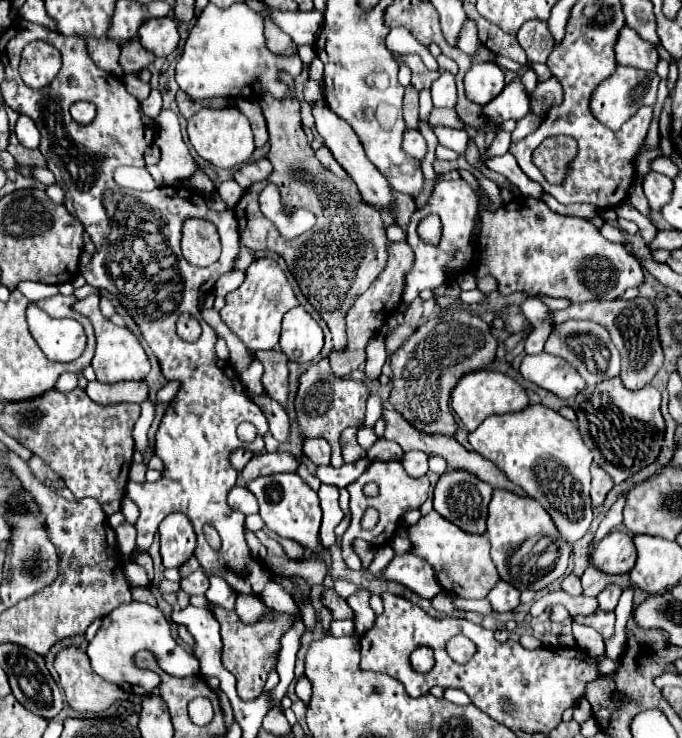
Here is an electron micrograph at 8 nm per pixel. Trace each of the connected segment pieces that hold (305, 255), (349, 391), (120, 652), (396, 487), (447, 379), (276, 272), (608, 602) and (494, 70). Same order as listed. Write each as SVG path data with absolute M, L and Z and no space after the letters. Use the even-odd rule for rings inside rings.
M293 91L287 99L277 101L271 95L259 99L263 115L269 129L269 155L273 163L273 173L267 181L279 185L284 206L303 208L313 211L319 221L317 225L293 241L285 241L271 221L265 221L265 215L259 209L259 195L243 195L235 207L235 217L239 221L241 243L253 251L267 249L279 253L291 275L297 279L301 293L317 309L317 313L327 323L335 351L343 351L347 343L345 333L345 315L355 303L355 299L377 279L385 267L387 259L387 237L385 223L373 207L363 203L359 189L353 179L337 179L327 171L315 157L299 117L299 103L293 99Z
M323 357L321 361L313 363L299 381L299 393L295 397L295 409L299 417L299 425L303 429L303 437L323 437L329 441L333 449L331 467L339 467L343 463L341 449L339 449L339 435L347 427L363 427L365 419L365 401L369 397L369 387L365 383L337 377L331 367L329 359Z
M137 601L119 605L115 611L111 611L109 615L103 617L99 631L95 633L93 641L89 643L87 655L91 659L93 671L97 675L101 675L103 679L119 685L127 693L149 695L159 685L159 675L149 669L139 669L135 665L135 653L141 649L149 649L149 651L157 653L159 667L163 671L167 671L169 675L187 677L187 675L199 673L197 659L173 641L171 631L169 631L169 621L165 619L165 615L157 607L151 607L147 603L137 603Z
M373 461L365 473L355 481L355 483L349 483L347 485L347 491L351 495L351 525L349 529L345 531L343 535L343 545L341 545L341 551L343 551L343 559L347 563L347 567L359 571L361 569L361 563L359 559L355 557L355 551L351 547L353 539L365 539L367 543L375 543L375 545L389 545L395 537L395 531L397 527L401 525L401 517L411 511L411 509L419 509L425 499L427 499L427 491L429 491L429 479L427 477L419 477L419 479L413 479L405 473L405 469L401 467L399 461ZM369 481L375 481L379 485L379 495L377 497L367 497L363 495L363 485L369 483ZM367 507L375 507L379 511L379 525L371 531L363 531L361 529L361 517L365 513Z
M453 311L443 313L443 319L429 319L425 325L415 329L397 351L391 353L391 405L417 431L453 437L457 423L449 411L449 393L463 373L487 367L495 359L495 349L497 341L491 327L469 311Z
M263 257L263 259L257 259L255 263L251 263L251 267L245 271L243 285L225 295L225 307L221 309L221 317L223 317L225 325L251 351L275 349L275 345L279 343L279 335L281 335L281 319L289 309L293 309L297 305L299 305L299 301L289 285L285 273L281 271L281 267L273 259Z
M611 585L607 589L603 589L599 595L597 595L597 601L599 601L599 609L601 611L613 611L617 601L619 601L619 595L621 595L621 589L617 585Z
M495 63L473 65L465 75L465 93L473 103L487 105L495 99L505 85L503 71Z

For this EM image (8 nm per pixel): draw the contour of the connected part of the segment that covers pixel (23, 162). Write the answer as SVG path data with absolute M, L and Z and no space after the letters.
M11 133L11 137L9 137L9 147L7 147L7 151L15 157L15 161L17 161L17 165L21 167L21 171L23 171L25 177L31 177L31 175L27 173L27 167L31 167L31 165L43 167L43 165L45 165L45 159L43 159L41 151L39 151L39 149L27 149L27 147L23 147L13 133Z

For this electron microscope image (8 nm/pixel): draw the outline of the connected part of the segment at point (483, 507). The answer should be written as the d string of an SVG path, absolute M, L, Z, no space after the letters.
M445 471L433 491L433 507L439 515L455 523L457 527L465 529L467 533L485 533L485 519L487 519L487 505L491 501L493 487L477 479L467 471Z

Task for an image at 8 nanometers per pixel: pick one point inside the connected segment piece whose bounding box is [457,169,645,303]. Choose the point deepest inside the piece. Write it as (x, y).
(528, 247)

